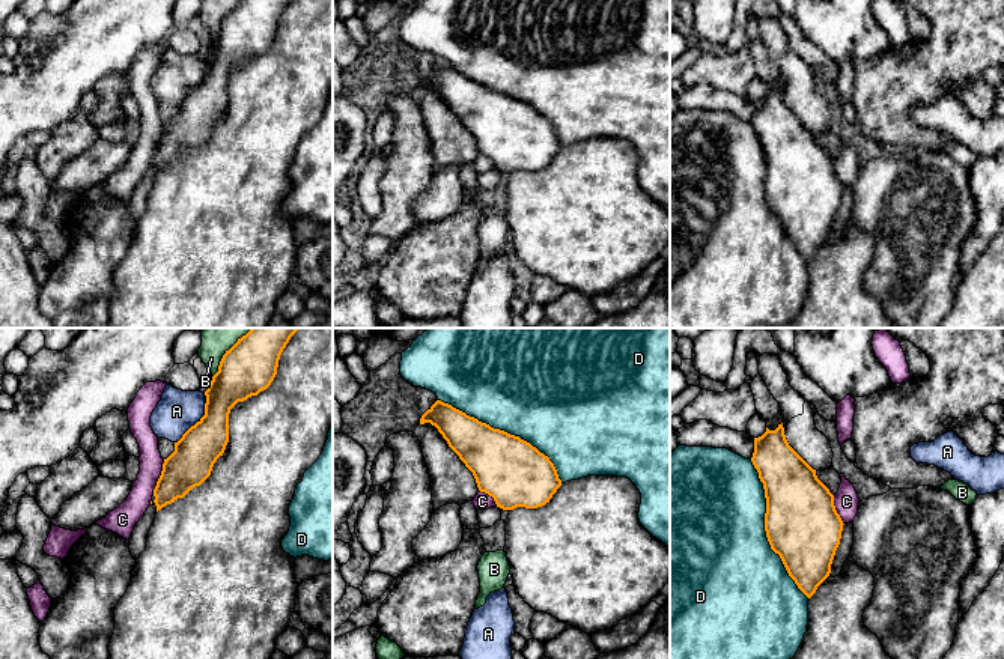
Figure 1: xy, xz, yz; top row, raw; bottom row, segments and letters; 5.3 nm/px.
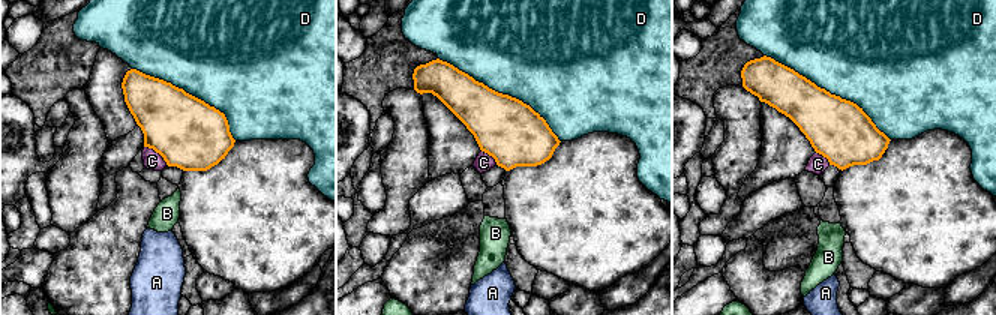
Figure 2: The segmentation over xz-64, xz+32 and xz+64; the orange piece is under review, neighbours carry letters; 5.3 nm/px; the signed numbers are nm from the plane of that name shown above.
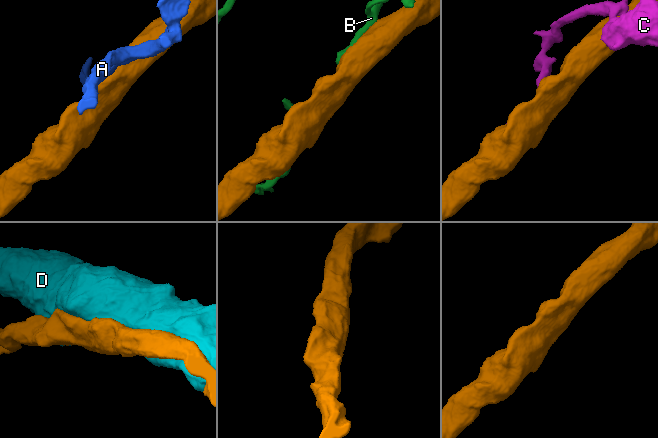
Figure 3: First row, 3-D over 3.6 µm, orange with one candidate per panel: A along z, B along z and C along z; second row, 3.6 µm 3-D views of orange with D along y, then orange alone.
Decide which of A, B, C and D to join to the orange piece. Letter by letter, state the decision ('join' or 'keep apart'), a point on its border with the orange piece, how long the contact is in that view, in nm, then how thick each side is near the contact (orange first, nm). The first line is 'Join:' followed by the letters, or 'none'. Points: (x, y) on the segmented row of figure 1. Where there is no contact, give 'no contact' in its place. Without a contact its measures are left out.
Join: none
A: keep apart; contact xy (196, 423); length 280 nm; calibres 220 and 220 nm
B: keep apart; contact xy (226, 352); length 340 nm; calibres 280 and 200 nm
C: keep apart; contact xy (160, 477); length 200 nm; calibres 220 and 130 nm
D: keep apart; contact yz (765, 528); length 800 nm; calibres 400 and 500 nm

